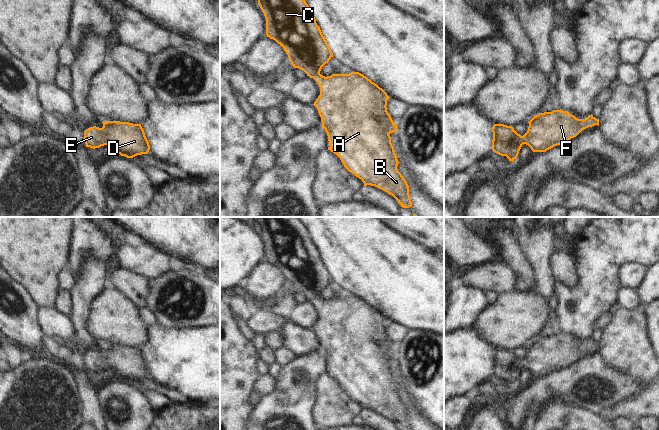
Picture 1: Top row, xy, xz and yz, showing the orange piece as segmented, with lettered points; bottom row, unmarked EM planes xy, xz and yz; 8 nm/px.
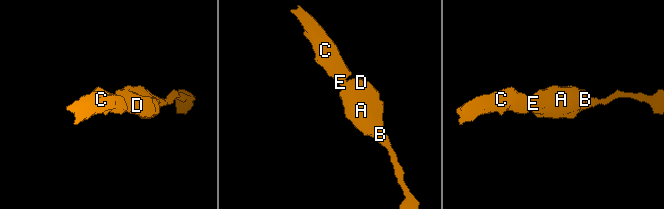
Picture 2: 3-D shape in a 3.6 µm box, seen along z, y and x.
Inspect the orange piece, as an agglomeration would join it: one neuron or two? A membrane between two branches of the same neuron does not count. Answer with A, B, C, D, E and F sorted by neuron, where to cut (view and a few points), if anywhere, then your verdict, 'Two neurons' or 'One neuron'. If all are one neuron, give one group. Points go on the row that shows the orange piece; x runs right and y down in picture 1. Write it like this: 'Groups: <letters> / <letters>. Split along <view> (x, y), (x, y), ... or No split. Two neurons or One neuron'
Groups: A B C D E F. No split. One neuron

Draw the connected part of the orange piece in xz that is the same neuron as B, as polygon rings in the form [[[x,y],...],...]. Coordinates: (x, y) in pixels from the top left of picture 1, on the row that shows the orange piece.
[[[258,0],[258,4],[266,19],[267,37],[283,47],[294,68],[303,70],[320,87],[320,95],[313,105],[327,133],[328,150],[336,154],[364,186],[375,186],[392,195],[401,207],[411,207],[409,186],[397,169],[399,162],[389,135],[396,132],[397,125],[387,111],[387,93],[359,72],[327,77],[320,74],[333,53],[305,0]]]

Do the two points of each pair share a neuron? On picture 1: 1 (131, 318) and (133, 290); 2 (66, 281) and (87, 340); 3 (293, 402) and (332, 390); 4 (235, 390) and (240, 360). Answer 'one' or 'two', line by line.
1: two
2: two
3: two
4: one

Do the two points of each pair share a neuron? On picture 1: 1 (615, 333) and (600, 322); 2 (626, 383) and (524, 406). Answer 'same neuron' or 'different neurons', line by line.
1: different neurons
2: same neuron

